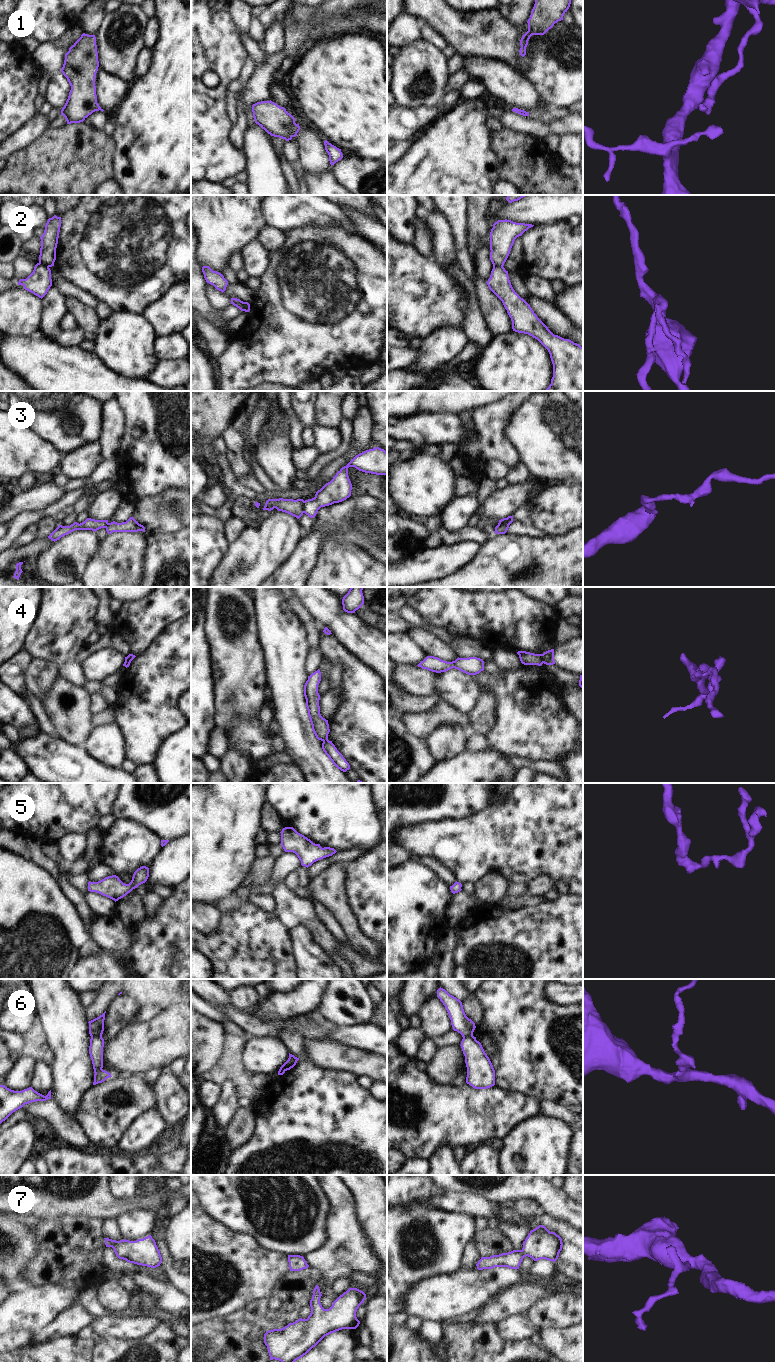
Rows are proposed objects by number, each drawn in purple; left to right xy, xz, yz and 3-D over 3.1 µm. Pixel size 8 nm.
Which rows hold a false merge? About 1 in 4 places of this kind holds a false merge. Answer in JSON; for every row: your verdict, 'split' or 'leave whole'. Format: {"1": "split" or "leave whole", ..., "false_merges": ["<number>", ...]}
{"1": "leave whole", "2": "split", "3": "split", "4": "split", "5": "leave whole", "6": "split", "7": "leave whole", "false_merges": ["2", "3", "4", "6"]}

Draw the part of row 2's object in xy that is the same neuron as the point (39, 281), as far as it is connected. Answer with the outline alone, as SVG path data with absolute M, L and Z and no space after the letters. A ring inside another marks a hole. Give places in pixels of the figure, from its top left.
M37 263L33 272L26 279L20 279L18 285L23 285L25 290L42 299L52 286L51 270Z

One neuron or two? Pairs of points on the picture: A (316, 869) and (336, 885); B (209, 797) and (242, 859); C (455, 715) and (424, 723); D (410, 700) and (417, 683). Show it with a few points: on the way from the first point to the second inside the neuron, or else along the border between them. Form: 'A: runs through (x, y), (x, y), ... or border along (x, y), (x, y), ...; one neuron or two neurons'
A: border along (339, 862), (329, 864), (310, 879); two neurons
B: runs through (209, 812), (209, 826), (227, 844); one neuron
C: runs through (447, 715), (438, 715), (432, 719); one neuron
D: border along (397, 685), (418, 696), (436, 695); two neurons

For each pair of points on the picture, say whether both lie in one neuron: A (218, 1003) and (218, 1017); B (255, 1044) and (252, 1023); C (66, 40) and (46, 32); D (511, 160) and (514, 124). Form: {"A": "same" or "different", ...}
{"A": "different", "B": "different", "C": "different", "D": "different"}

